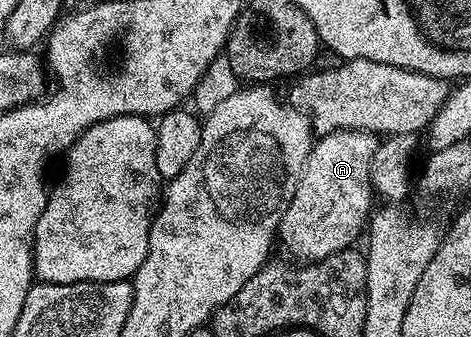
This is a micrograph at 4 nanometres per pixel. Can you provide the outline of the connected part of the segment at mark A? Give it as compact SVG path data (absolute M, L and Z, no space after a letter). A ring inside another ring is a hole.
M334 131L332 135L324 135L312 146L307 154L307 163L303 166L303 176L299 179L297 193L293 193L293 201L285 209L283 219L279 223L278 242L291 256L299 261L318 263L339 251L348 250L355 238L364 234L372 214L371 199L371 158L377 146L376 136L369 131Z

